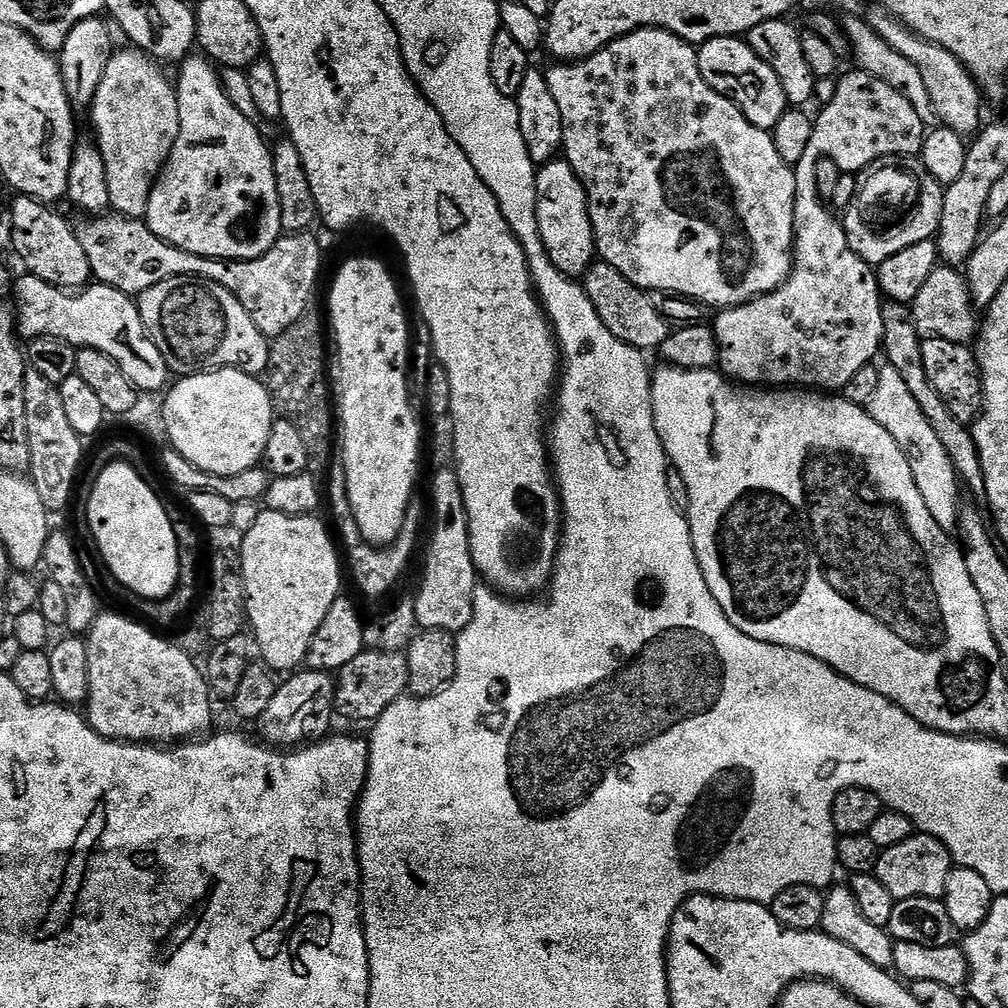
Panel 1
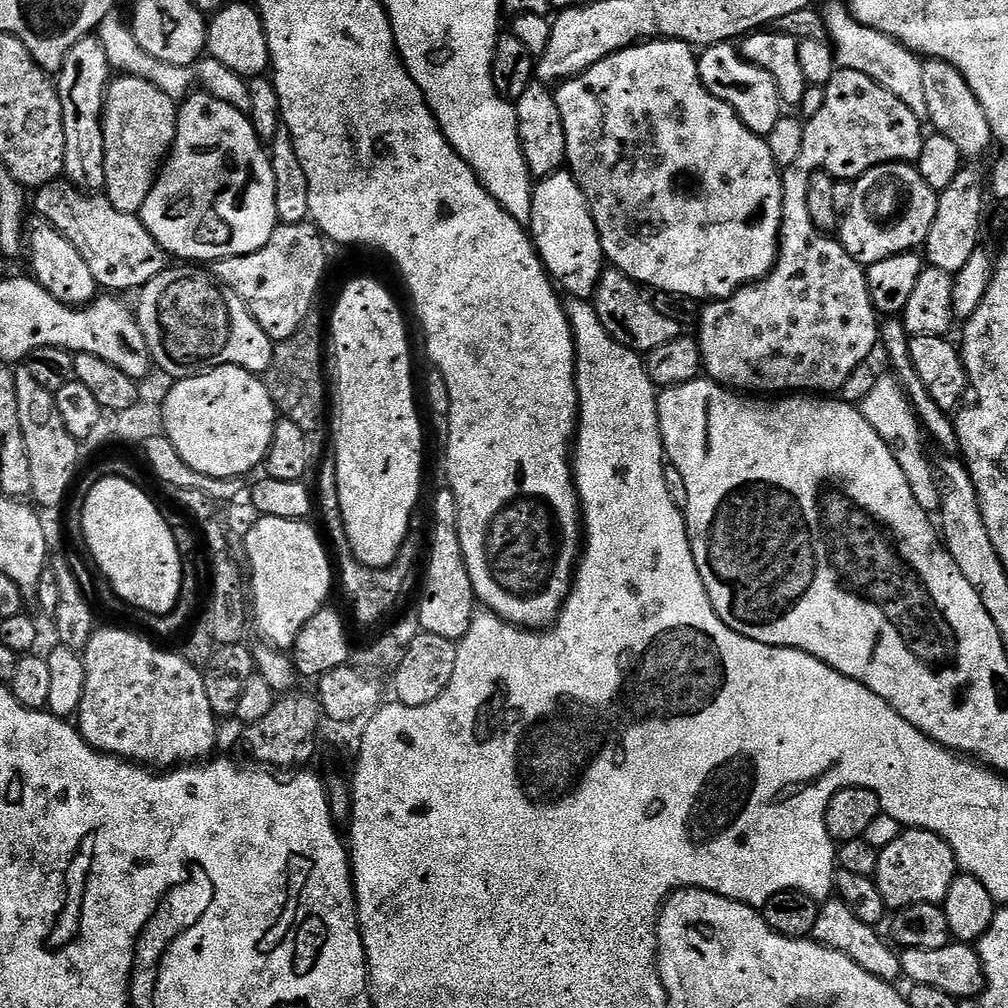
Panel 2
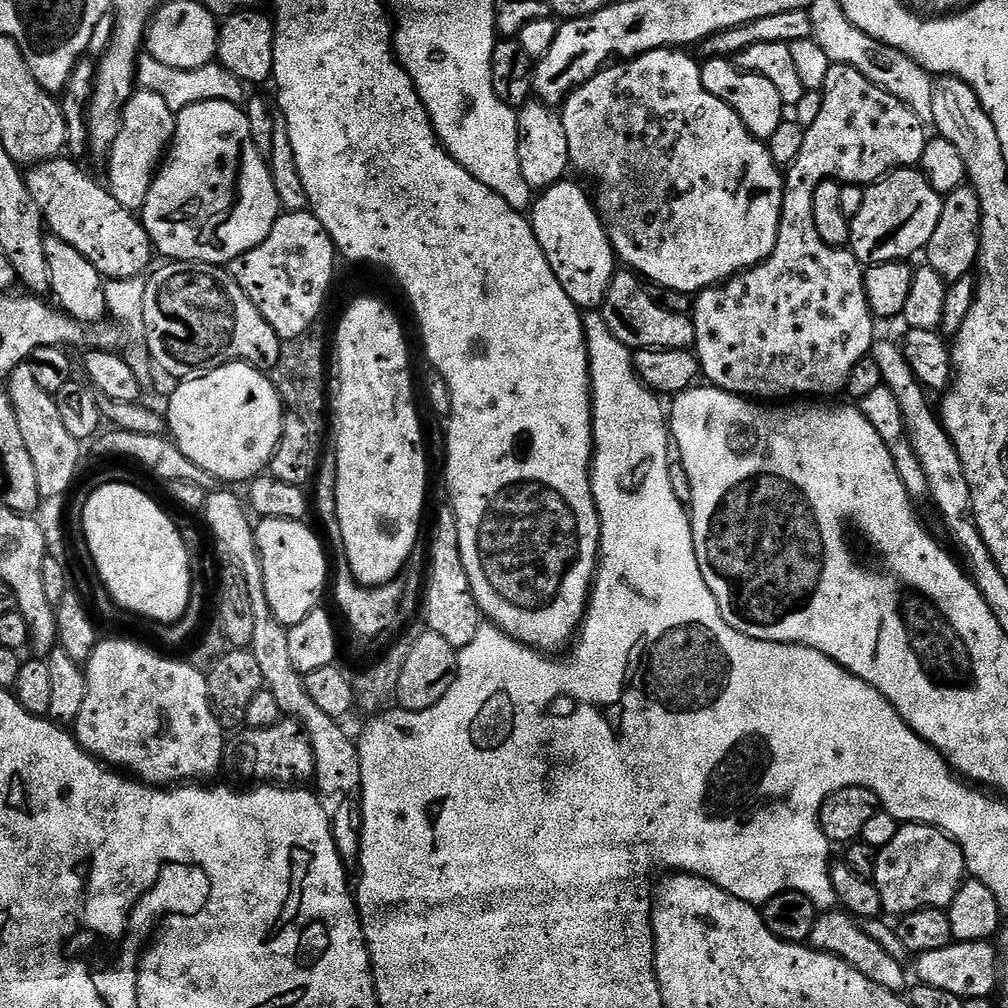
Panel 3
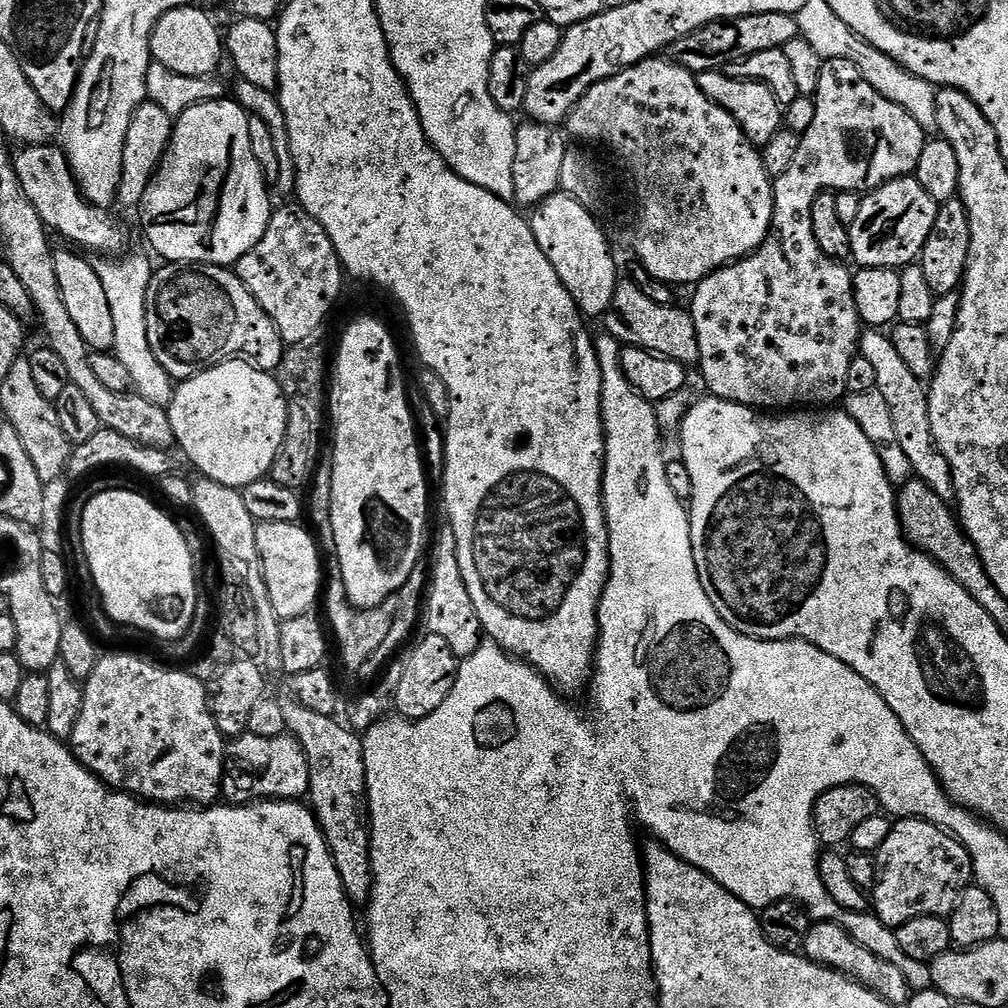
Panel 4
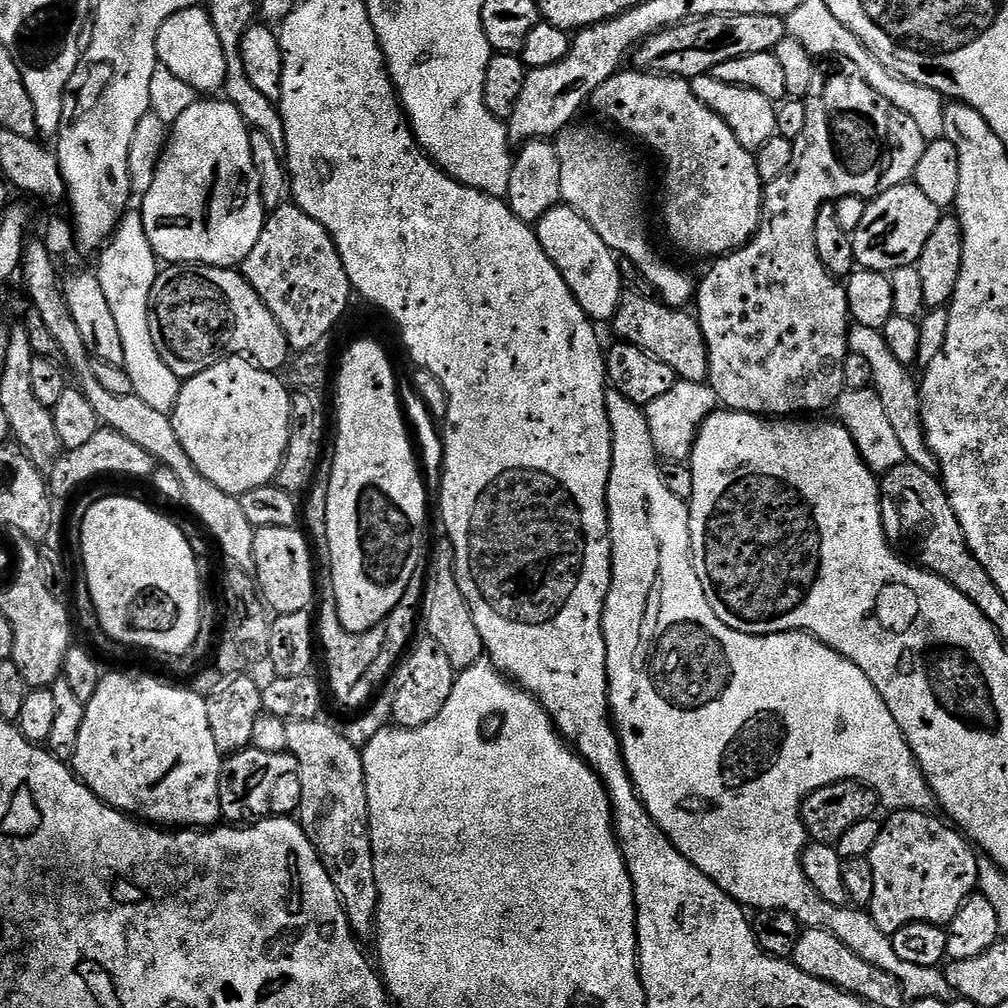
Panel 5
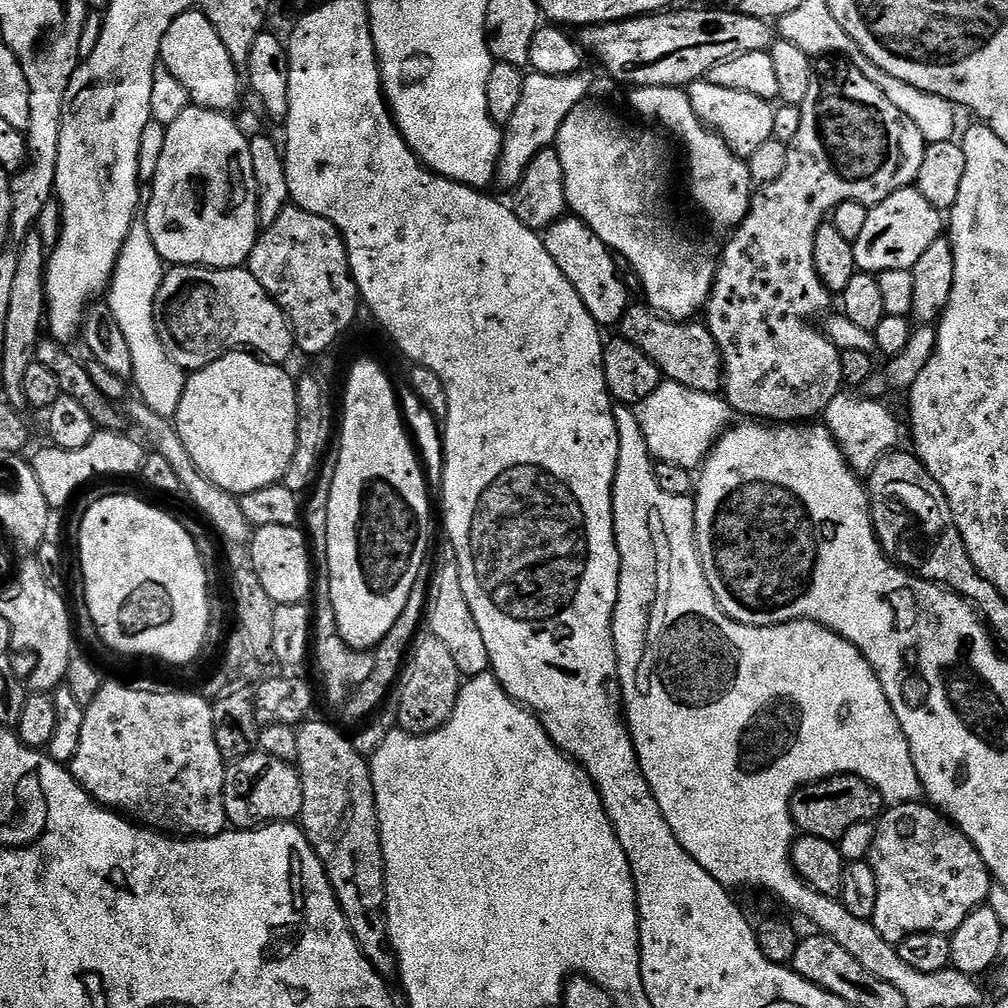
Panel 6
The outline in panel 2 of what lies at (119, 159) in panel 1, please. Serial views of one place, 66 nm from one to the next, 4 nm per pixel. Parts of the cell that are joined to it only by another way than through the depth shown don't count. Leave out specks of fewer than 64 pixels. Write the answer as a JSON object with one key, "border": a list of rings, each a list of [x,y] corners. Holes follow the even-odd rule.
{"border":[[[120,74],[108,85],[108,95],[104,98],[104,141],[106,142],[106,195],[112,205],[123,212],[139,213],[146,202],[150,190],[156,181],[156,173],[160,171],[168,153],[172,151],[172,143],[176,137],[177,101],[166,98],[158,86],[146,82],[142,78],[134,78]]]}

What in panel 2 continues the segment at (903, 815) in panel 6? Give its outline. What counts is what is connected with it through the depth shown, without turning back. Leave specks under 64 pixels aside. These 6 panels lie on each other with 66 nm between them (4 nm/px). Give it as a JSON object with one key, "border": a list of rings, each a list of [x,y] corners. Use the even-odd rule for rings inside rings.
{"border":[[[910,828],[901,831],[890,846],[880,849],[878,858],[878,870],[875,874],[878,890],[882,890],[882,898],[890,910],[899,910],[915,904],[939,904],[943,905],[946,894],[950,894],[950,886],[955,882],[958,875],[954,850],[938,834],[921,828]]]}

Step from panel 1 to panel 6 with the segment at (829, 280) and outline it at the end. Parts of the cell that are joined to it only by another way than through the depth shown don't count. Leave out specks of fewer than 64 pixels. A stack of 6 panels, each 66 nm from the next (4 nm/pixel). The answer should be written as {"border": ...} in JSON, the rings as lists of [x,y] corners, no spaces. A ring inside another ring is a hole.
{"border":[[[820,58],[813,63],[812,77],[810,78],[810,90],[806,93],[806,98],[798,106],[800,121],[796,124],[796,133],[788,144],[788,157],[786,158],[786,170],[782,170],[782,175],[778,182],[757,187],[752,193],[752,205],[746,214],[746,218],[731,233],[732,241],[724,248],[724,253],[719,253],[716,265],[716,280],[712,283],[712,293],[708,295],[706,305],[706,323],[710,334],[714,334],[714,342],[718,342],[720,347],[720,357],[724,363],[724,378],[722,381],[722,395],[732,407],[733,413],[742,415],[744,418],[755,418],[760,422],[775,422],[778,424],[791,424],[793,422],[808,422],[819,417],[834,402],[834,398],[842,391],[844,379],[842,378],[842,358],[841,351],[830,342],[830,338],[825,336],[819,327],[808,324],[811,316],[819,317],[827,313],[831,304],[834,304],[833,293],[829,292],[827,286],[818,278],[818,270],[814,266],[814,234],[820,224],[825,223],[826,217],[832,209],[837,208],[842,202],[862,202],[866,205],[877,204],[890,194],[894,194],[903,188],[910,188],[915,185],[918,178],[918,170],[922,168],[922,158],[924,157],[925,143],[922,134],[918,131],[918,126],[870,82],[870,78],[862,78],[862,70],[858,70],[843,58]]]}

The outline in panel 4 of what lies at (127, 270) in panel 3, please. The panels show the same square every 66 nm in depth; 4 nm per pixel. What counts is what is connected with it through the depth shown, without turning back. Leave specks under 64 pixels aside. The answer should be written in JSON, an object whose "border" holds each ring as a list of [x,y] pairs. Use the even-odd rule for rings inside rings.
{"border":[[[30,144],[21,147],[13,155],[14,170],[18,174],[18,182],[22,182],[22,190],[26,190],[26,198],[34,202],[34,210],[38,210],[38,218],[53,233],[65,236],[69,245],[77,249],[89,248],[96,254],[112,254],[123,242],[124,236],[116,225],[116,220],[109,209],[97,208],[95,204],[84,198],[76,176],[68,164],[68,153],[63,147],[51,144]]]}

